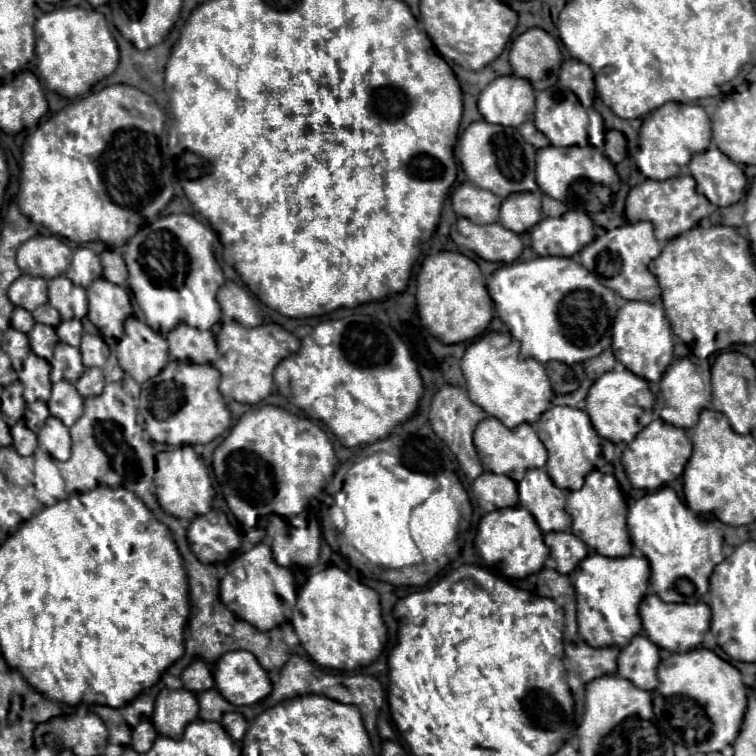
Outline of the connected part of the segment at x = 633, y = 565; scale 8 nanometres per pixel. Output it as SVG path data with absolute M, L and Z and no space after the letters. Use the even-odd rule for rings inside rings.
M590 554L588 558L580 562L580 566L574 572L574 588L576 588L576 594L582 594L582 598L586 598L590 606L594 606L594 610L578 610L578 600L576 600L577 623L578 618L606 618L606 646L624 648L626 642L630 642L630 638L642 630L642 622L638 616L638 604L646 596L648 580L650 580L650 564L646 562L646 558L638 558L638 556L606 558L600 554Z

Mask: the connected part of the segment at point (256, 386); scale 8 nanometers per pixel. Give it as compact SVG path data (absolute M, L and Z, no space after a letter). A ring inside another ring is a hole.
M224 320L220 324L216 342L218 342L220 358L214 366L222 374L220 392L228 400L236 400L236 402L244 402L244 404L256 404L272 392L272 386L274 386L272 372L274 372L276 364L282 358L296 352L300 346L300 340L278 324L262 324L256 328L246 328L242 324L238 324L236 320Z

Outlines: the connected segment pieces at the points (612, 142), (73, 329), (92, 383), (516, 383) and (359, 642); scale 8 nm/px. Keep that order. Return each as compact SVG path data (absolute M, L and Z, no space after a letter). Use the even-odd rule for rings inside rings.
M608 130L604 154L610 158L612 164L622 162L622 158L626 156L626 138L624 138L622 132L618 132L618 130Z
M72 318L68 322L60 322L60 326L56 326L56 334L58 334L60 342L66 342L70 346L78 346L80 338L82 338L82 322L78 318Z
M86 368L82 378L76 382L76 390L86 396L96 396L104 390L104 374L100 368Z
M490 332L476 338L466 348L460 368L466 378L466 392L470 394L470 400L508 428L516 428L524 422L532 424L544 410L550 408L554 392L544 366L534 358L520 358L520 342L512 336Z
M336 566L316 572L308 578L306 586L298 594L290 622L310 660L320 664L321 668L364 668L380 656L388 640L378 594L358 580L352 580L344 570Z

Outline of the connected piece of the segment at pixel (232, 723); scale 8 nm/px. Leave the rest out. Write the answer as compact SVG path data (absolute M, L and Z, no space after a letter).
M228 712L224 714L222 718L222 726L226 728L226 732L234 738L234 740L242 740L246 728L248 728L248 722L246 718L240 714L240 712Z

